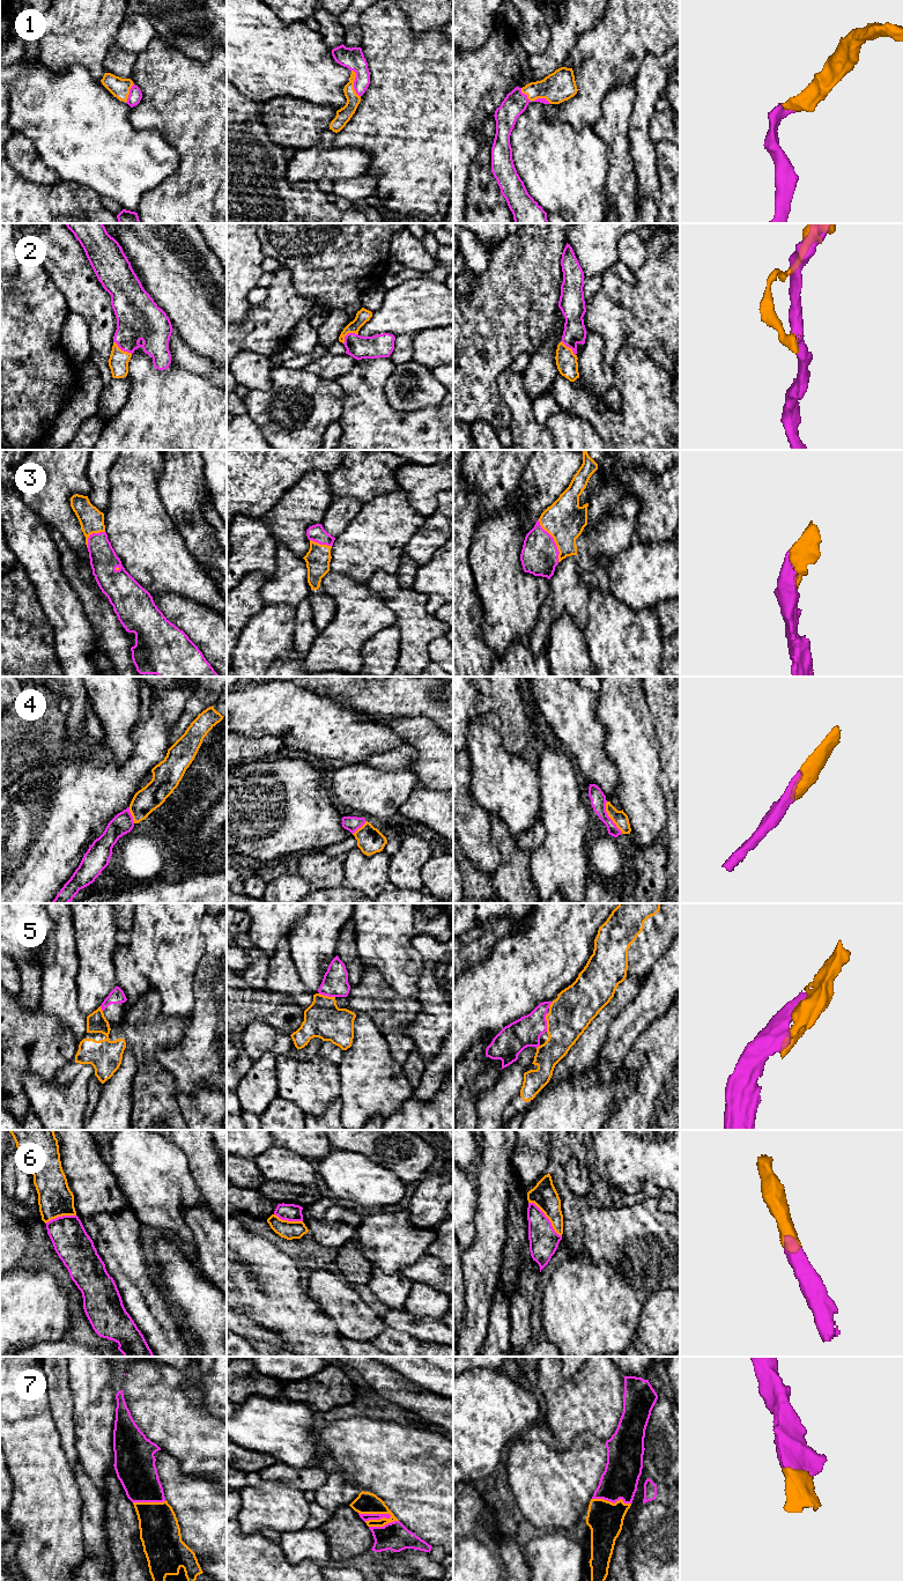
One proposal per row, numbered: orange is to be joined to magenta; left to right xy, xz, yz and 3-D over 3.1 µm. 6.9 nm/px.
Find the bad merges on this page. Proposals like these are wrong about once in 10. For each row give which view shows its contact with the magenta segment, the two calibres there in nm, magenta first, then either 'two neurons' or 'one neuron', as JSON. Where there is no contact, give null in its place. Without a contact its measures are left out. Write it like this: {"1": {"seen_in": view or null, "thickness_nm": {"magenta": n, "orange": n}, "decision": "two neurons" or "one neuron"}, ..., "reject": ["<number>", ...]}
{"1": {"seen_in": "xz", "thickness_nm": {"magenta": 150, "orange": 100}, "decision": "one neuron"}, "2": {"seen_in": "xz", "thickness_nm": {"magenta": 160, "orange": 90}, "decision": "one neuron"}, "3": {"seen_in": "yz", "thickness_nm": {"magenta": 260, "orange": 280}, "decision": "one neuron"}, "4": {"seen_in": "yz", "thickness_nm": {"magenta": 110, "orange": 100}, "decision": "one neuron"}, "5": {"seen_in": "yz", "thickness_nm": {"magenta": 200, "orange": 300}, "decision": "one neuron"}, "6": {"seen_in": "yz", "thickness_nm": {"magenta": 200, "orange": 180}, "decision": "one neuron"}, "7": {"seen_in": "xz", "thickness_nm": {"magenta": 50, "orange": 150}, "decision": "one neuron"}, "reject": []}

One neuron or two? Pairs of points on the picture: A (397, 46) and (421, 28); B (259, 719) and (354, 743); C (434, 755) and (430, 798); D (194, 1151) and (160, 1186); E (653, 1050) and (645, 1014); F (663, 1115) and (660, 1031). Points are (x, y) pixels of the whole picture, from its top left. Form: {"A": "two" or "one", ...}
{"A": "two", "B": "one", "C": "two", "D": "two", "E": "two", "F": "one"}

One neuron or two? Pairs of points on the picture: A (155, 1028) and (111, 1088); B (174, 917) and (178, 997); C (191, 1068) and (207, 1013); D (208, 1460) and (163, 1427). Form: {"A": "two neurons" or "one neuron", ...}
{"A": "two neurons", "B": "one neuron", "C": "one neuron", "D": "one neuron"}

